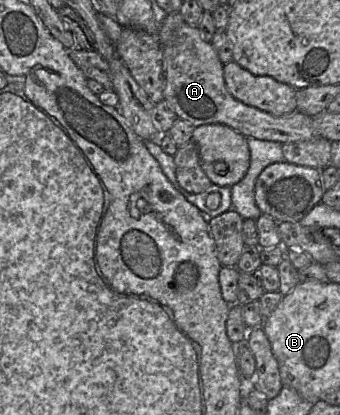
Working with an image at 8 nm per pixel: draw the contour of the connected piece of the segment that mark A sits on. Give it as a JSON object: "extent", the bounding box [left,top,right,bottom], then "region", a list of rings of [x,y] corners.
{"extent":[157,22,317,144],"region":[[[183,22],[178,27],[160,26],[157,34],[162,50],[162,67],[165,79],[164,99],[178,118],[193,127],[206,124],[223,124],[245,137],[274,141],[282,144],[317,138],[313,117],[294,111],[284,116],[273,116],[235,99],[227,90],[224,64],[210,42],[206,42],[197,27]]]}

